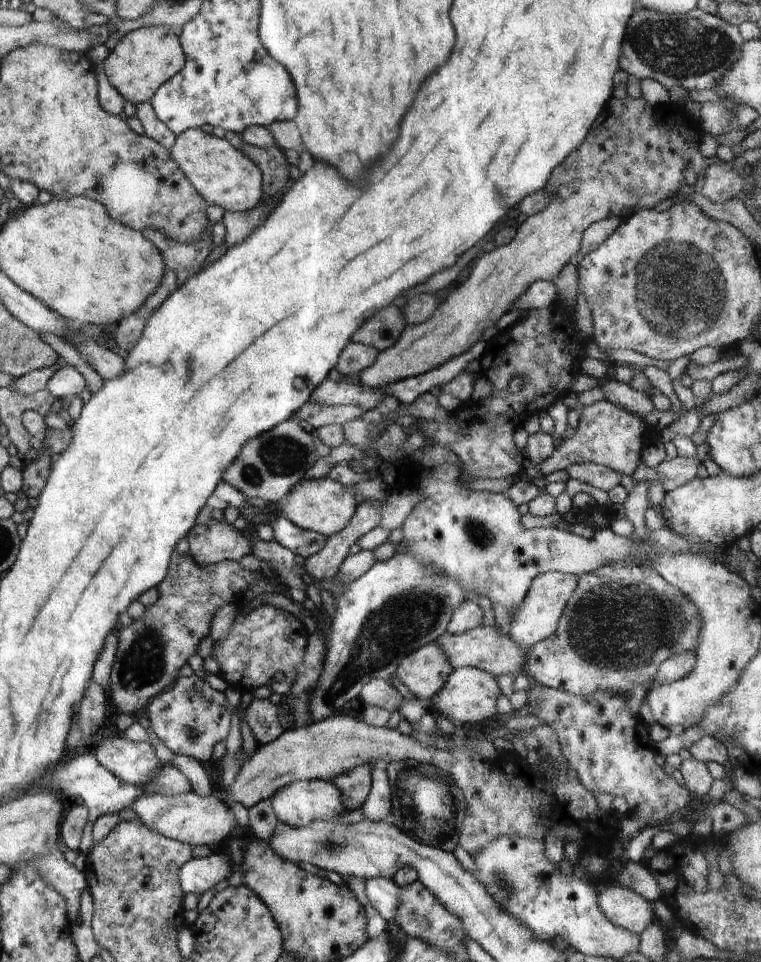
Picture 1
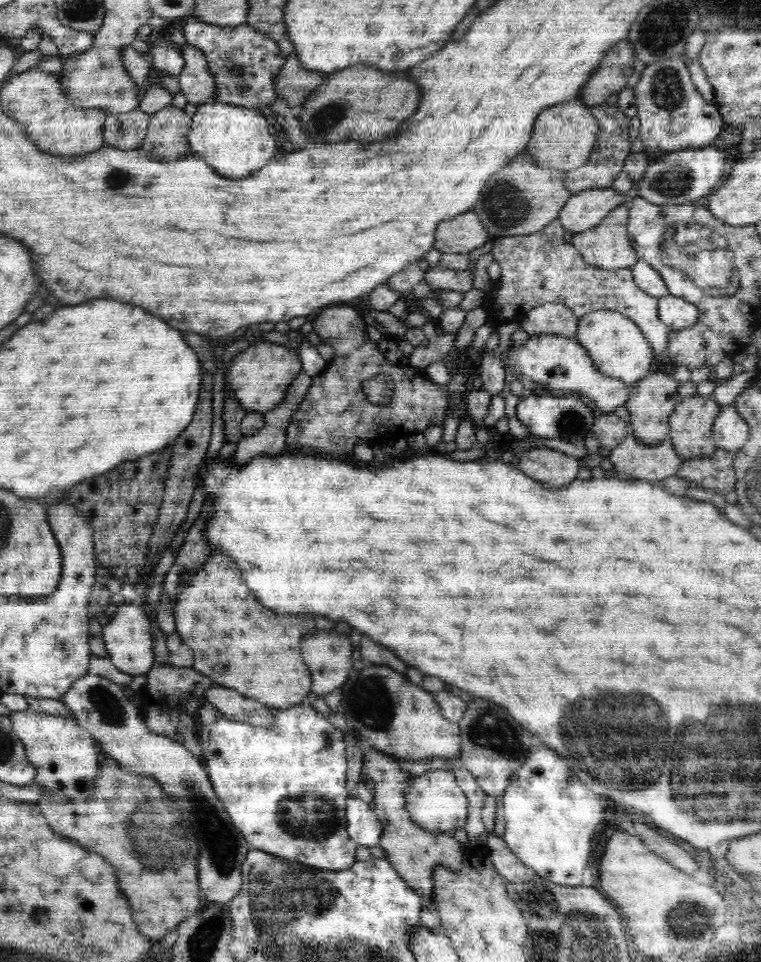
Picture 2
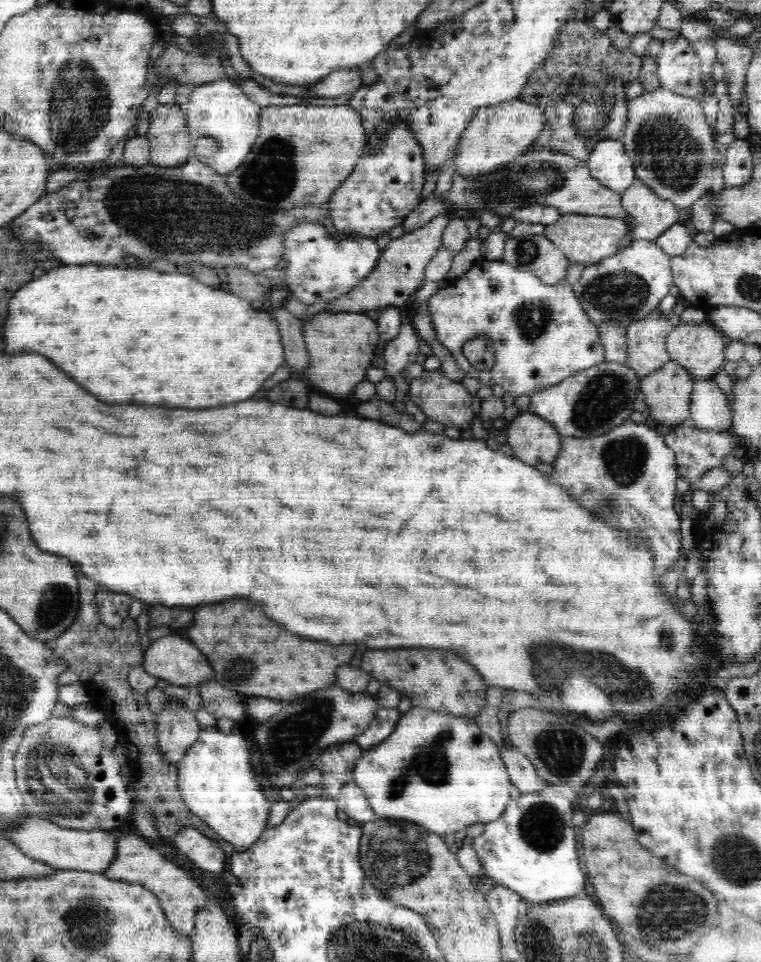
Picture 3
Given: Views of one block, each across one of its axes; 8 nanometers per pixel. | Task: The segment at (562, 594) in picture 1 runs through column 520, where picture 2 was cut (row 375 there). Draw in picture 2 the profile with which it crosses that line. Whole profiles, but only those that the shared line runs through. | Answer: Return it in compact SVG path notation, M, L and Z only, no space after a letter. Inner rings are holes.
M600 310L582 316L576 339L602 375L622 380L626 386L632 387L634 382L648 377L653 370L653 350L647 338L635 322L618 312Z

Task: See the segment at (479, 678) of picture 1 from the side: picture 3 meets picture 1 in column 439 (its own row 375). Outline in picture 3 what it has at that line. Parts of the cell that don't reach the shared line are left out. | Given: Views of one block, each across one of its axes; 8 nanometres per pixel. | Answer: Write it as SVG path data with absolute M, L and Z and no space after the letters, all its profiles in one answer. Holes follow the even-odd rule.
M710 322L681 323L673 327L666 339L666 350L670 359L676 361L688 370L695 381L714 378L722 372L726 359L723 352L727 347L728 339Z

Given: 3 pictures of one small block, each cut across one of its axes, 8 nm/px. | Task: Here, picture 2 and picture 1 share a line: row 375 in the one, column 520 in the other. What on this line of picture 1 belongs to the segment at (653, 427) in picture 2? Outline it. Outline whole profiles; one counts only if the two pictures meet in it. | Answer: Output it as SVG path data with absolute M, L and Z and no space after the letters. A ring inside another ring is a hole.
M479 625L458 635L445 632L434 644L445 655L452 669L473 667L489 673L494 678L509 672L518 675L522 669L524 670L526 662L526 651L520 649L508 635L490 626Z

